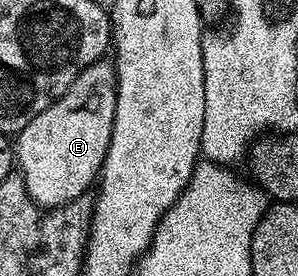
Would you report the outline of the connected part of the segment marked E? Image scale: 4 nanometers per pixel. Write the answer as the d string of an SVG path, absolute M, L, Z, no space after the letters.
M102 58L87 66L54 104L35 114L16 133L16 167L27 194L43 210L61 208L86 195L98 179L111 142L117 105L117 70L107 61Z

